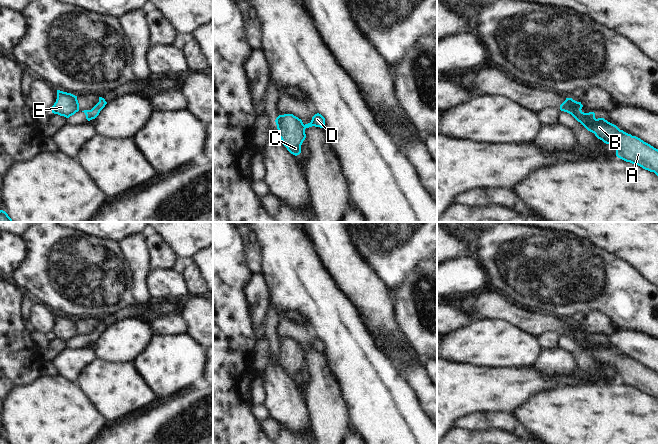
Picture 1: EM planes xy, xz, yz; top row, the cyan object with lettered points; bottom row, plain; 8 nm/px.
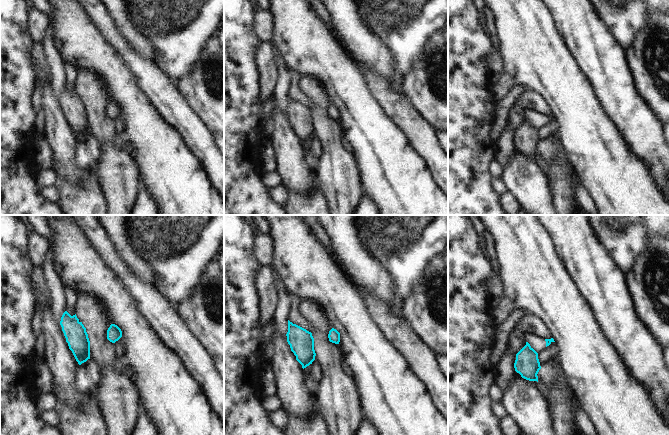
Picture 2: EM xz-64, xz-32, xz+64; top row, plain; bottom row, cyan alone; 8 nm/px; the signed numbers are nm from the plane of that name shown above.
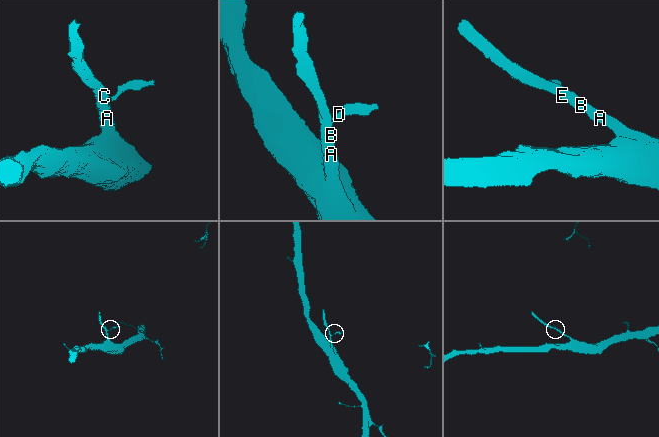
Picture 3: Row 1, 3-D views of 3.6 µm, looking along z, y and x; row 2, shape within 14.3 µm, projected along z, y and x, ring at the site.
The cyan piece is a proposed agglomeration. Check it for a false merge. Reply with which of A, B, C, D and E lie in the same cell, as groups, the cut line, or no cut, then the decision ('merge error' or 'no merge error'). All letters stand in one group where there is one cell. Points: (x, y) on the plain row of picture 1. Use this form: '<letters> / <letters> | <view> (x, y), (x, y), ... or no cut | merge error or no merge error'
A B C E / D | xz (302, 348), (304, 353) | merge error

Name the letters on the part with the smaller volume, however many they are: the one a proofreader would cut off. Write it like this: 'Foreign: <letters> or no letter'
Foreign: D

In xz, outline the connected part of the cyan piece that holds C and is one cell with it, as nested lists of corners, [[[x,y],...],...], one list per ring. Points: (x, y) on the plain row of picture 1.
[[[284,338],[279,339],[275,346],[283,369],[291,378],[299,379],[301,369],[306,362],[302,344],[293,338]]]

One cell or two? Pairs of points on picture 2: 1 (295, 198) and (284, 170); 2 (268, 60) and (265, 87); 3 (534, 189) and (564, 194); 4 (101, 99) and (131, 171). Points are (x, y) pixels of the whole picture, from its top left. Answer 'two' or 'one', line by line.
1: two
2: one
3: two
4: one

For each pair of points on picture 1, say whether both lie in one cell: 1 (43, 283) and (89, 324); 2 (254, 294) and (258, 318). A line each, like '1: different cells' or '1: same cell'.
1: different cells
2: same cell

